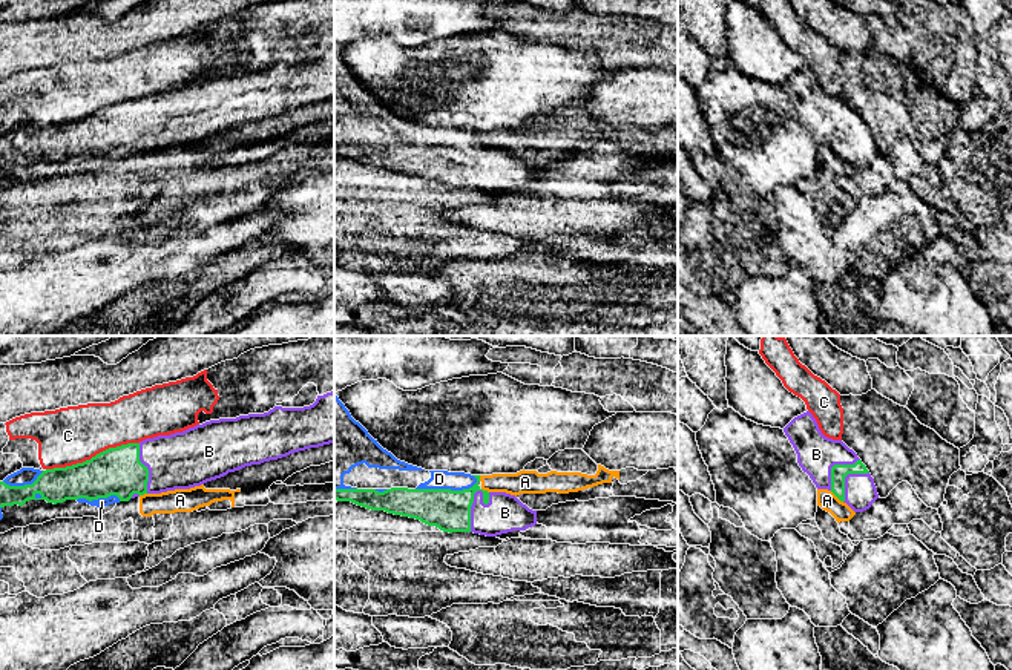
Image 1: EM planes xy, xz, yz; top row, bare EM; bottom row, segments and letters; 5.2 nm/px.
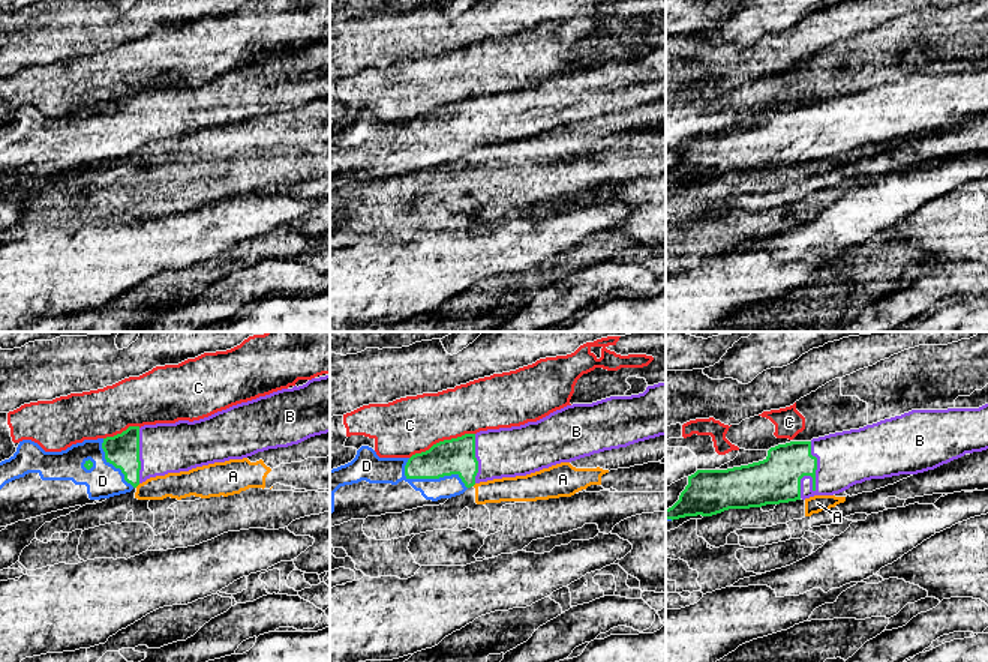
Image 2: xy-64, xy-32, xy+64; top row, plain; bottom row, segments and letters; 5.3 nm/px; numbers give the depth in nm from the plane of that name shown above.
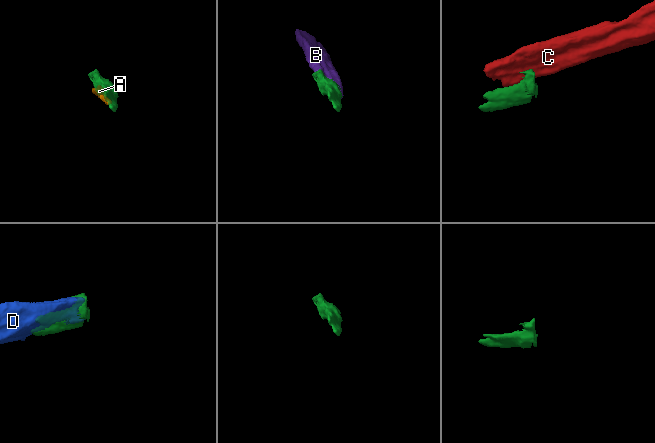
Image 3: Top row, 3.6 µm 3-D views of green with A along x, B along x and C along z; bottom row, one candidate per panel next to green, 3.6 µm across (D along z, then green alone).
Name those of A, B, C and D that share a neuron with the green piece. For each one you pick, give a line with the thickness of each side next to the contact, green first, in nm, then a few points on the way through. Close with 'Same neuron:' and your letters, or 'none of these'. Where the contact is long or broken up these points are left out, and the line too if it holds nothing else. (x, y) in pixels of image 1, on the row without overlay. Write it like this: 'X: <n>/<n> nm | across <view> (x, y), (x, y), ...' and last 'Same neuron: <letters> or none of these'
B: 220/200 nm
D: 220/100 nm
Same neuron: B, D

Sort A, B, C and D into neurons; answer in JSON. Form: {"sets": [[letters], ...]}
{"sets": [["A"], ["B", "D"], ["C"]]}

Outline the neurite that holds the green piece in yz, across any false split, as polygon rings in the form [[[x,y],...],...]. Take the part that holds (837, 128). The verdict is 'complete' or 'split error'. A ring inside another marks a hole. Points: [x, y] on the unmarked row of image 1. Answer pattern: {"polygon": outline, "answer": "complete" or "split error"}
{"polygon": [[[810,67],[794,74],[784,89],[817,146],[831,147],[854,169],[869,166],[879,155],[874,135],[857,110],[842,97],[825,94]]], "answer": "split error"}

